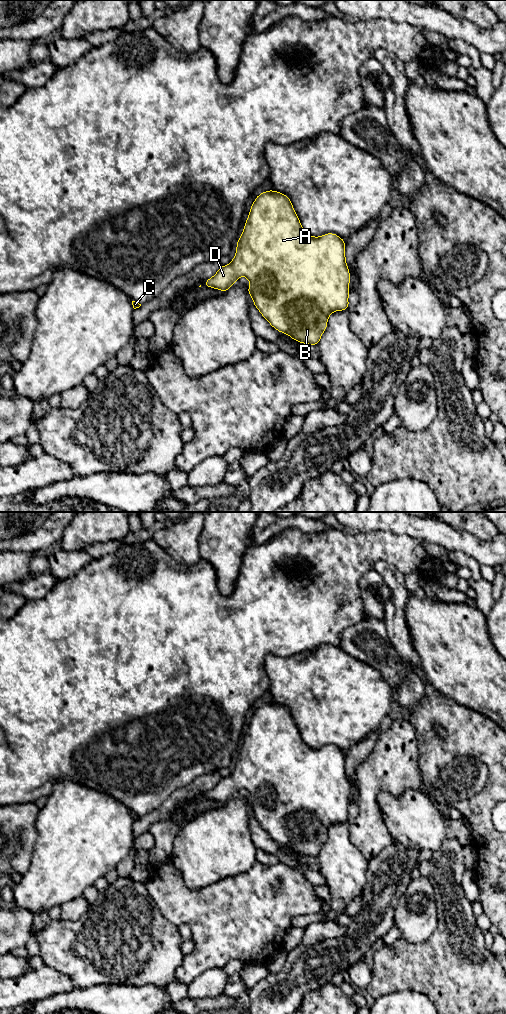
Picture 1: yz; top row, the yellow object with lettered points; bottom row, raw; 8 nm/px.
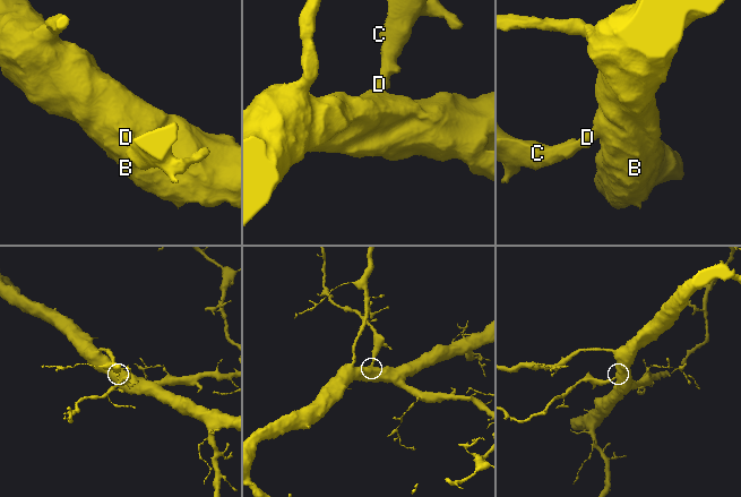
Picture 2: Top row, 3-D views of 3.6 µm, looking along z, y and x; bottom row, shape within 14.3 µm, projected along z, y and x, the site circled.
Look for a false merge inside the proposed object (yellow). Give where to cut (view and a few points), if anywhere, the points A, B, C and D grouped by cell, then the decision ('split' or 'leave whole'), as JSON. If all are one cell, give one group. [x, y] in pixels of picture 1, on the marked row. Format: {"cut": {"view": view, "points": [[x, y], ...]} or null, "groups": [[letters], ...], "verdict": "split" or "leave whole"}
{"cut": null, "groups": [["A", "B", "C", "D"]], "verdict": "leave whole"}

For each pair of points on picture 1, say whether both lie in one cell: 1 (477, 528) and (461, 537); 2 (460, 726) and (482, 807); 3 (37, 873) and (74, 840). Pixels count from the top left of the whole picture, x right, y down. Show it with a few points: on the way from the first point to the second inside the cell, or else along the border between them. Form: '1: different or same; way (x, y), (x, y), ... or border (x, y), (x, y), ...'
1: different; border (447, 523), (481, 540), (491, 540)
2: same; way (480, 746), (494, 760), (494, 787)
3: same; way (46, 868), (65, 849)

